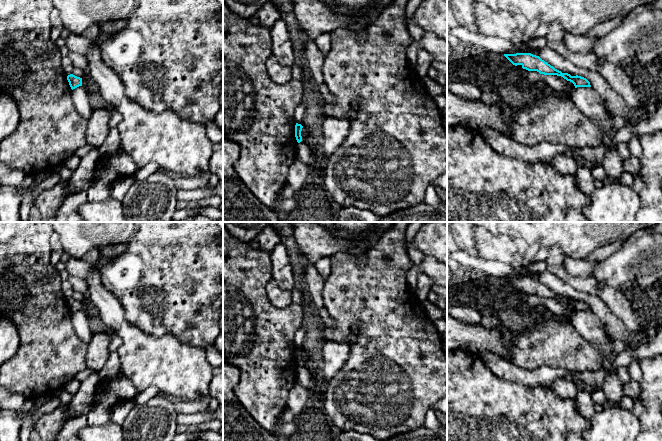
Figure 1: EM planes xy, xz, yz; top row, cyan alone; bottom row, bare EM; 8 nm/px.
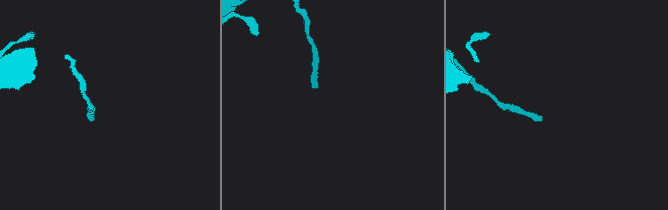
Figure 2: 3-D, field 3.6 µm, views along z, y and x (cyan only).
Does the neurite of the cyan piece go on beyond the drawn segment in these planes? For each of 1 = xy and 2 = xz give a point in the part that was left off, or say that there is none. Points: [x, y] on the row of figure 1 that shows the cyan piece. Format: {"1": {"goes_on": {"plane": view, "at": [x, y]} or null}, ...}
{"1": {"goes_on": null}, "2": {"goes_on": null}}

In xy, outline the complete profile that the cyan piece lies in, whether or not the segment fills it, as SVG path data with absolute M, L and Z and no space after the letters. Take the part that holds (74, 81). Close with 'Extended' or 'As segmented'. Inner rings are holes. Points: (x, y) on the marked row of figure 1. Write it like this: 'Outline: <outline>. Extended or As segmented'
Outline: M73 74L68 75L67 80L72 90L79 86L82 86L82 78L77 77Z. As segmented

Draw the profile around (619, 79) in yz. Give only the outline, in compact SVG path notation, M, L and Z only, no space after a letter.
M552 22L546 35L547 46L568 59L575 66L599 72L629 107L640 108L643 105L636 87L631 82L628 70L624 70L610 62L600 65L597 57L591 52L576 53L570 51L564 43L565 33L566 31L560 22Z

